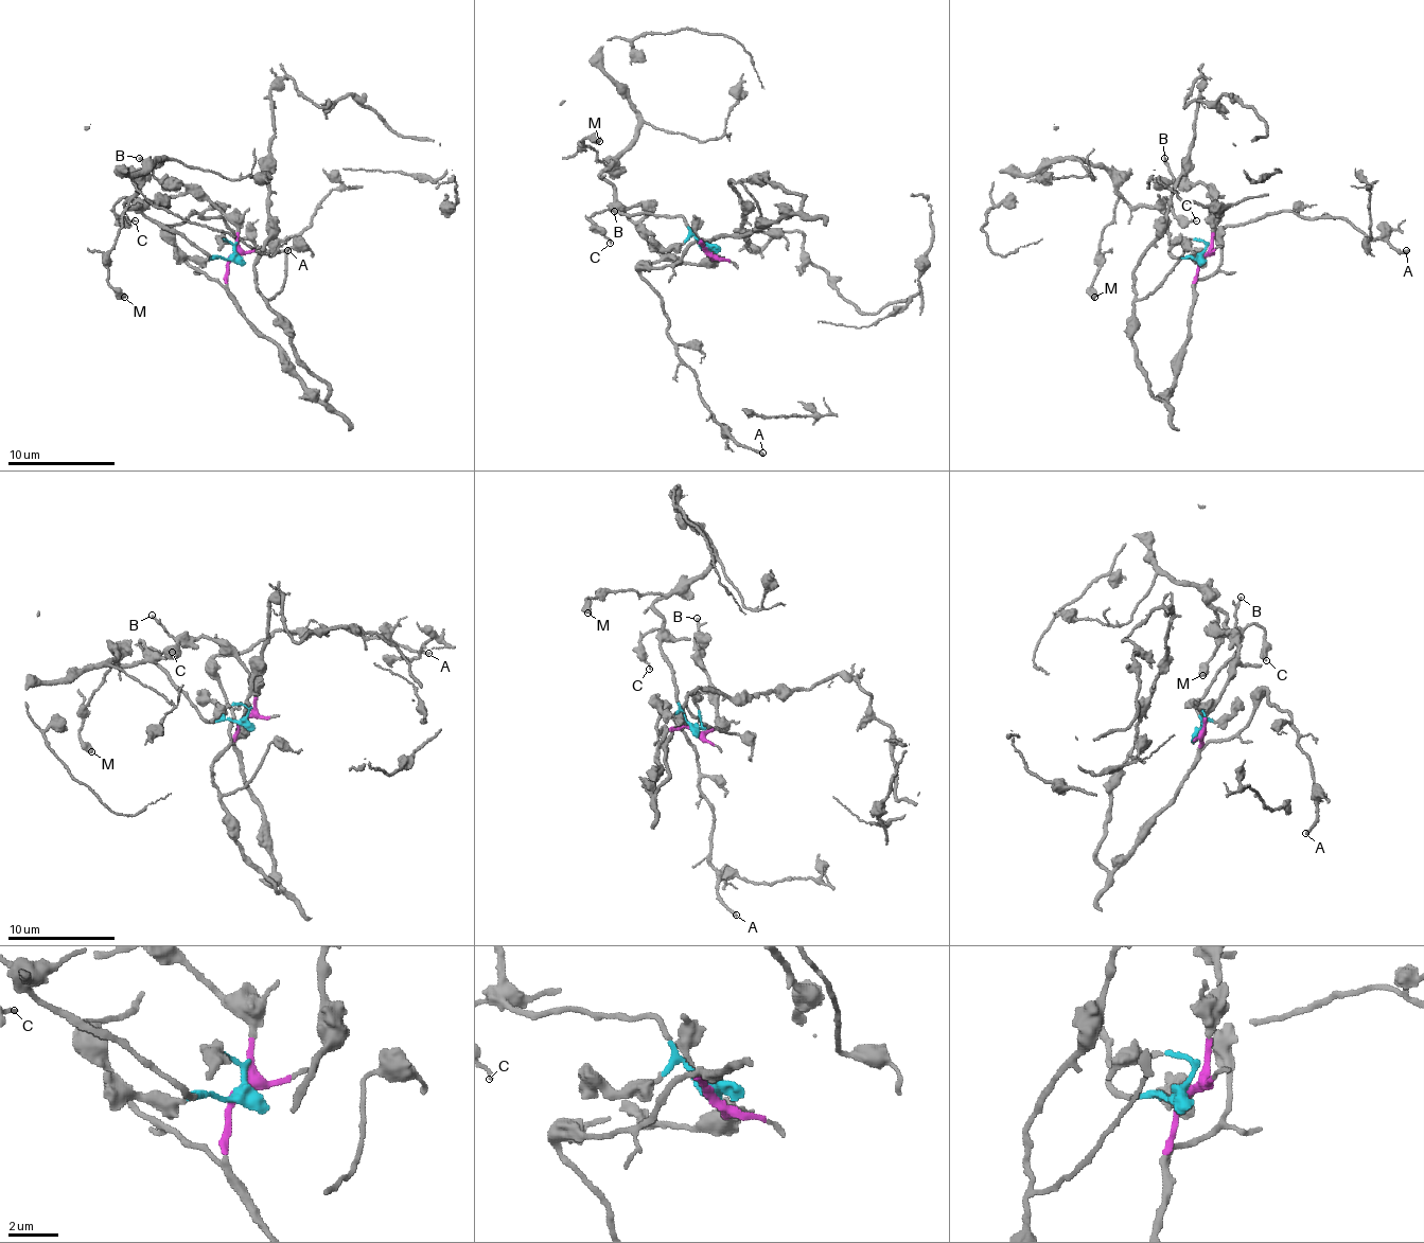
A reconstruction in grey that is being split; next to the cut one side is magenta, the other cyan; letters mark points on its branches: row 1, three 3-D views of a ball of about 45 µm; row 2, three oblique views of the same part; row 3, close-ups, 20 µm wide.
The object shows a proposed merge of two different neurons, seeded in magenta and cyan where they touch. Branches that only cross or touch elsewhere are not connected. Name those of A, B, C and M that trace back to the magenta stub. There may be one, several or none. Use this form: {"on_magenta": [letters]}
{"on_magenta": ["A", "B"]}

